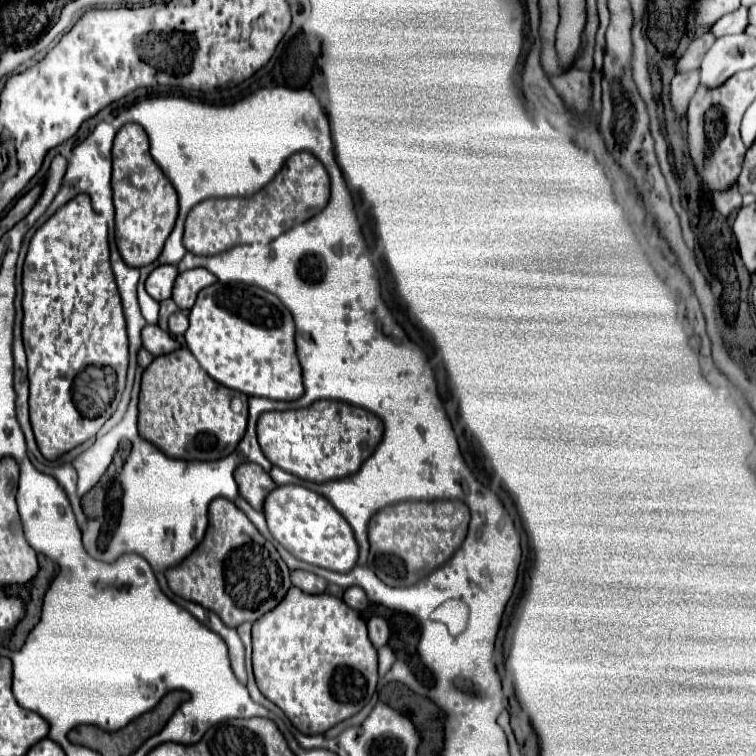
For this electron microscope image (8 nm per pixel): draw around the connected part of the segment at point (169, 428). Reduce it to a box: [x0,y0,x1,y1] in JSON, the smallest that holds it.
[139,347,247,461]

